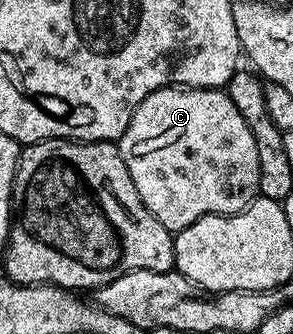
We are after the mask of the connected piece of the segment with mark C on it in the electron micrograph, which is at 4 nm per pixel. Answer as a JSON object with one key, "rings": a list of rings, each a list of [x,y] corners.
{"rings":[[[168,86],[151,92],[135,107],[131,114],[129,126],[124,130],[118,141],[119,153],[129,170],[129,178],[133,178],[133,186],[137,186],[137,194],[141,194],[141,202],[165,226],[168,232],[178,234],[183,228],[187,228],[193,222],[197,222],[203,216],[231,216],[234,212],[241,212],[252,200],[259,190],[259,167],[257,166],[257,142],[253,142],[253,130],[245,122],[241,110],[233,106],[233,102],[227,97],[226,91],[218,88],[185,88],[182,86]]]}

